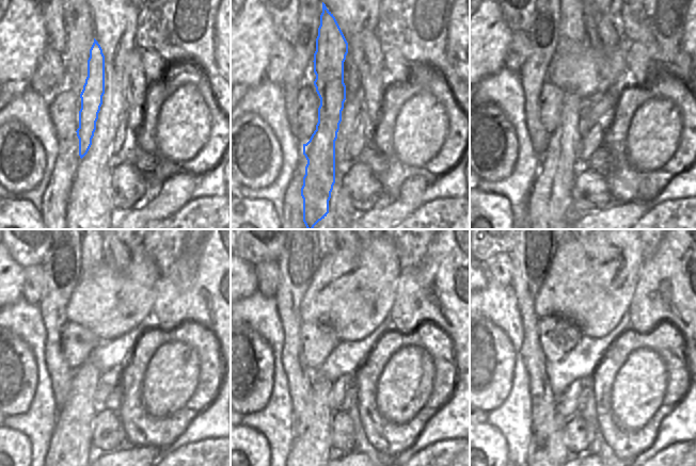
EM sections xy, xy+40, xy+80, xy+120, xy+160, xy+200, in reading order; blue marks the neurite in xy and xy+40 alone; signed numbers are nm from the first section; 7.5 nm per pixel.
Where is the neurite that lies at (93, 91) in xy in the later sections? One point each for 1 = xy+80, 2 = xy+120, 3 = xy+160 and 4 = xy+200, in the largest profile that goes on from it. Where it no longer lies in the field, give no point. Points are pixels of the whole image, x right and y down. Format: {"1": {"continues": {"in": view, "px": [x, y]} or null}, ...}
{"1": {"continues": {"in": "xy+80", "px": [551, 194]}}, "2": {"continues": {"in": "xy+120", "px": [69, 446]}}, "3": {"continues": {"in": "xy+160", "px": [312, 446]}}, "4": {"continues": {"in": "xy+200", "px": [554, 446]}}}

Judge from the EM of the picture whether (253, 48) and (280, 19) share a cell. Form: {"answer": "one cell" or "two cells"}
{"answer": "two cells"}

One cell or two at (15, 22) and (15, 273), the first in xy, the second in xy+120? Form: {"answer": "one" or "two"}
{"answer": "one"}

